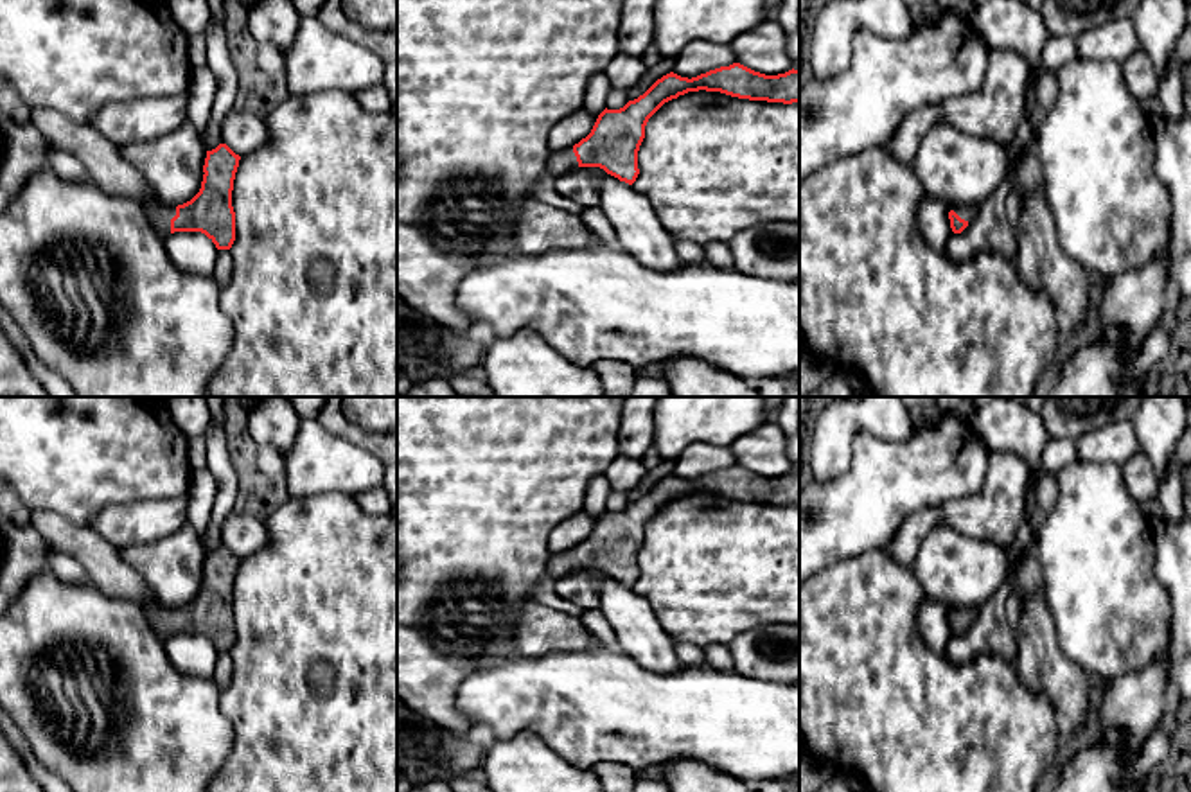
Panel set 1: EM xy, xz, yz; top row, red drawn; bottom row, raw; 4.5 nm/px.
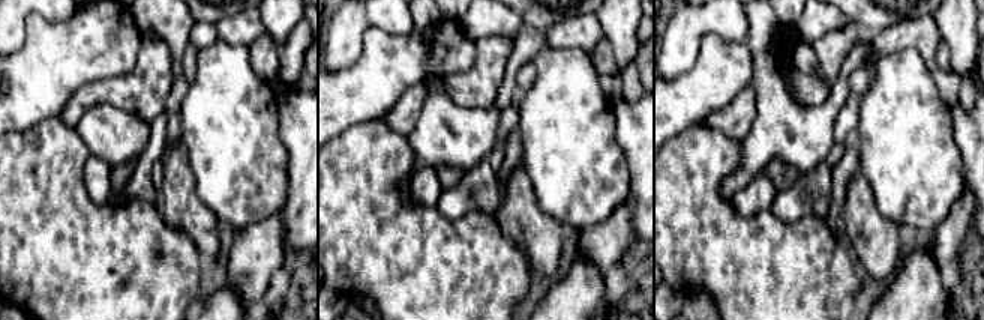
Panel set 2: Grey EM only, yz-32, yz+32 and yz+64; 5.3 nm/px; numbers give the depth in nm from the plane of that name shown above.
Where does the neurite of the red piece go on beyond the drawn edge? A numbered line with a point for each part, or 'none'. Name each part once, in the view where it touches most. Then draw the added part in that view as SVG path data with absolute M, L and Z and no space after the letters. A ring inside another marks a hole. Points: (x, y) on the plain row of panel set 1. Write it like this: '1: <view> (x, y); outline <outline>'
1: xy (158, 615); outline M154 600L153 603L144 603L142 607L154 634L162 641L171 638L171 621L176 618L176 609L171 609L158 600Z

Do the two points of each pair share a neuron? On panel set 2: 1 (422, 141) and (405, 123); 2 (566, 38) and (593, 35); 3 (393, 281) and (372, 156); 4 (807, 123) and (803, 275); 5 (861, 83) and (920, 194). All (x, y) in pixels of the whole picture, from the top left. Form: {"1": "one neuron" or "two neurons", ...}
{"1": "two neurons", "2": "one neuron", "3": "one neuron", "4": "two neurons", "5": "two neurons"}

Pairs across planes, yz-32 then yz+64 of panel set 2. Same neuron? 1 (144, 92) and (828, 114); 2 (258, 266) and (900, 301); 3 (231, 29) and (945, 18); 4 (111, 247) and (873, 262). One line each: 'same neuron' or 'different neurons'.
1: different neurons
2: different neurons
3: different neurons
4: different neurons

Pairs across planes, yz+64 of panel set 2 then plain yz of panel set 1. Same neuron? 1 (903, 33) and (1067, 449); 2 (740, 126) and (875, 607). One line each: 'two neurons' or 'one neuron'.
1: two neurons
2: two neurons

